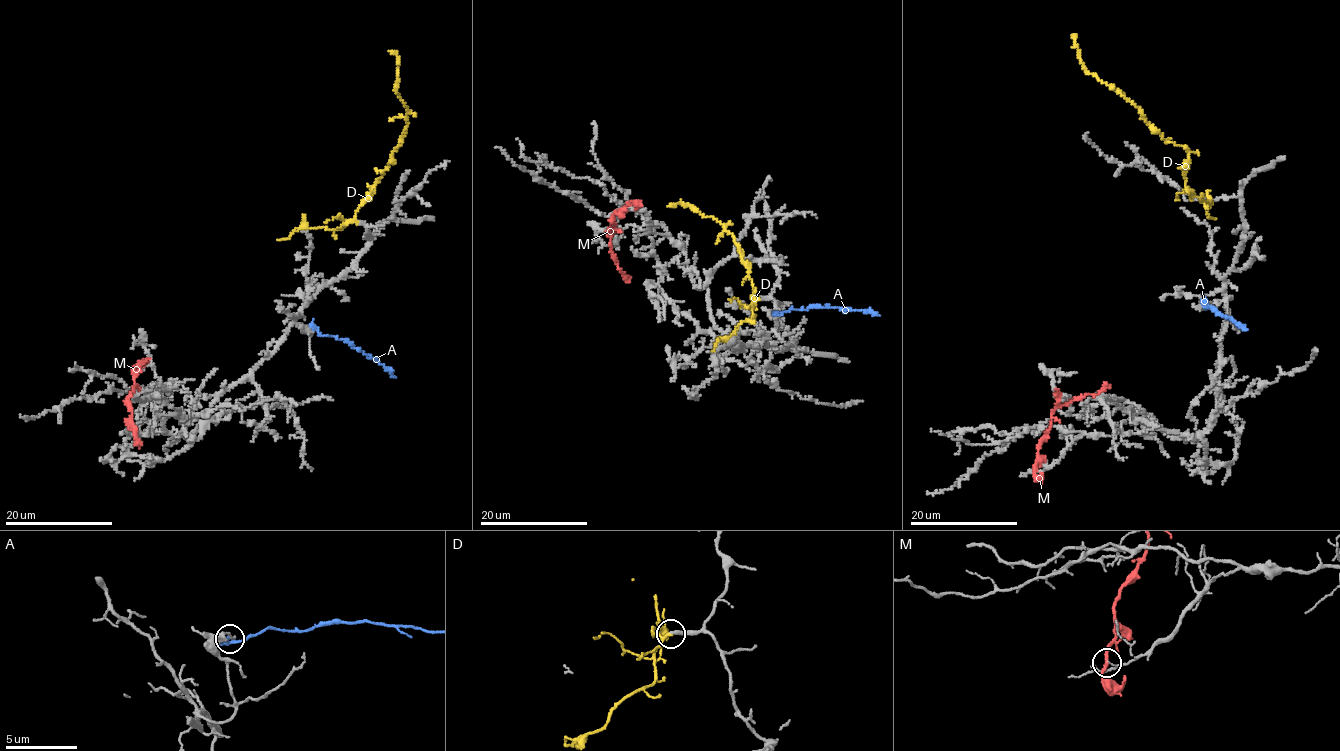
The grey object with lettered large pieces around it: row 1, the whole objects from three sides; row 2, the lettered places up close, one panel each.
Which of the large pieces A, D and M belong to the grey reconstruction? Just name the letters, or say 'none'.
D

